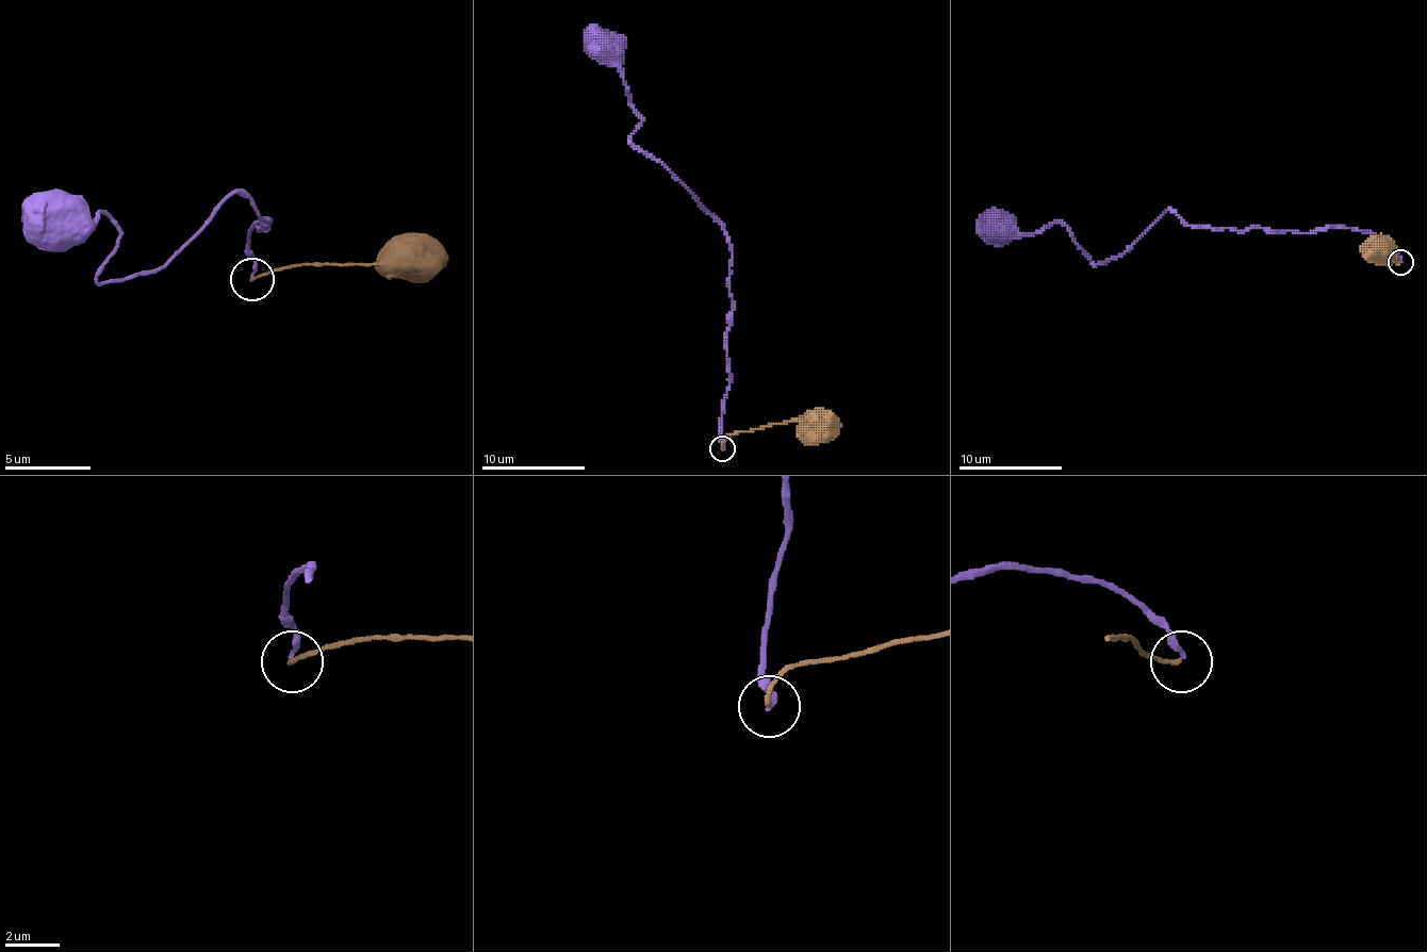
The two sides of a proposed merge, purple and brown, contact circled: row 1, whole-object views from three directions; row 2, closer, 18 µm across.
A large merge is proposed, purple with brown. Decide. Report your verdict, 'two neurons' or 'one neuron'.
two neurons

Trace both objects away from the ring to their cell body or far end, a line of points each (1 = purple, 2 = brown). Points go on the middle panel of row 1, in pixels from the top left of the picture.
1: (722, 449), (732, 245), (724, 227), (665, 167), (632, 144), (641, 120), (623, 82), (621, 48), (610, 46)
2: (722, 449), (726, 439), (740, 431), (809, 421), (818, 426)

